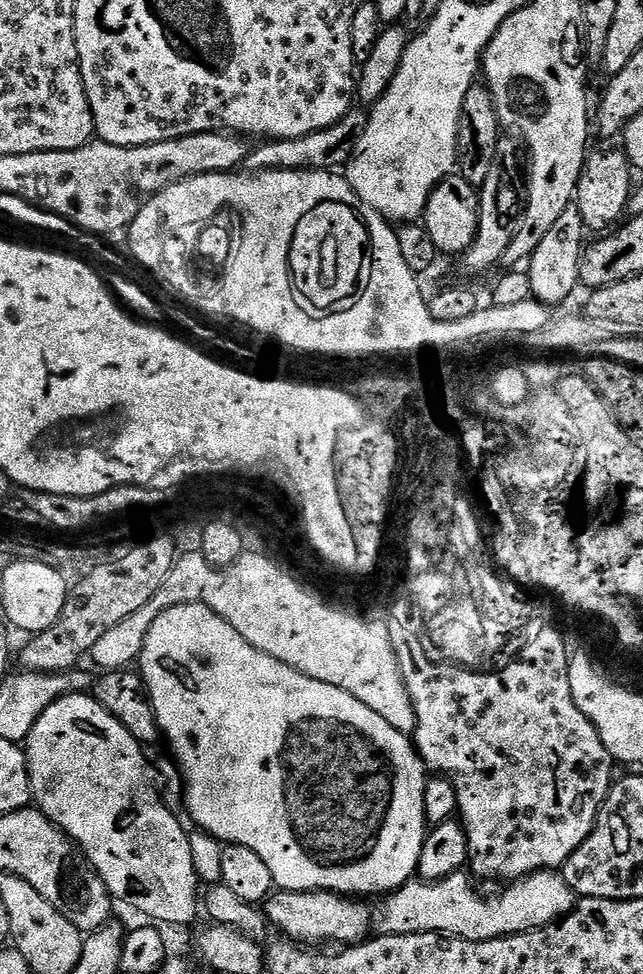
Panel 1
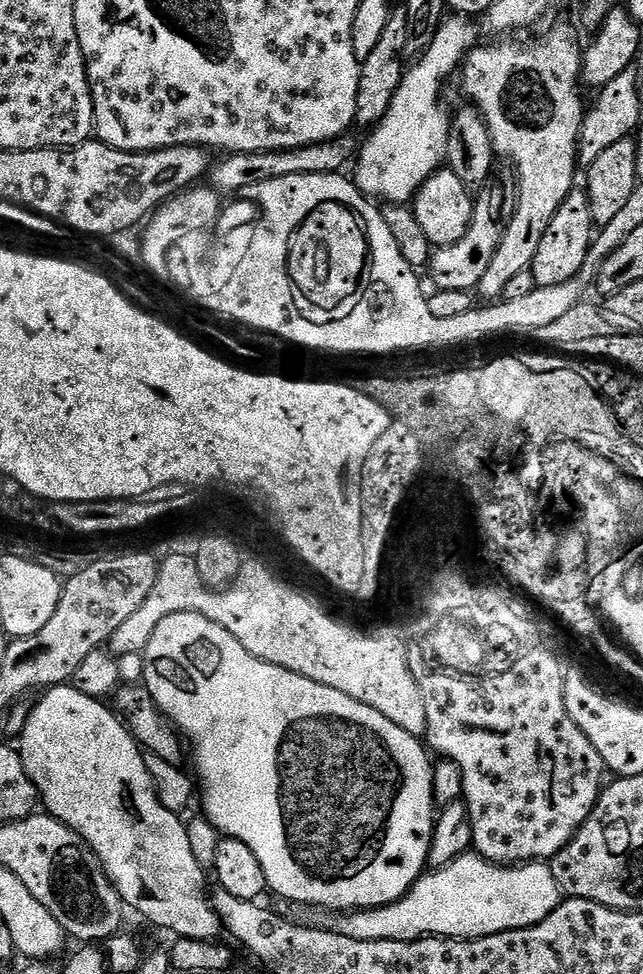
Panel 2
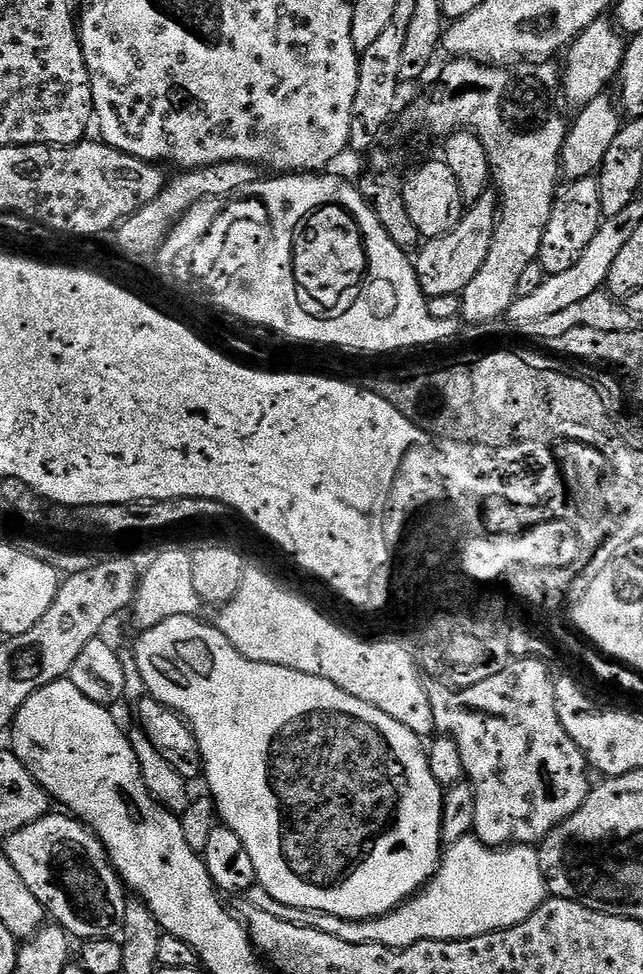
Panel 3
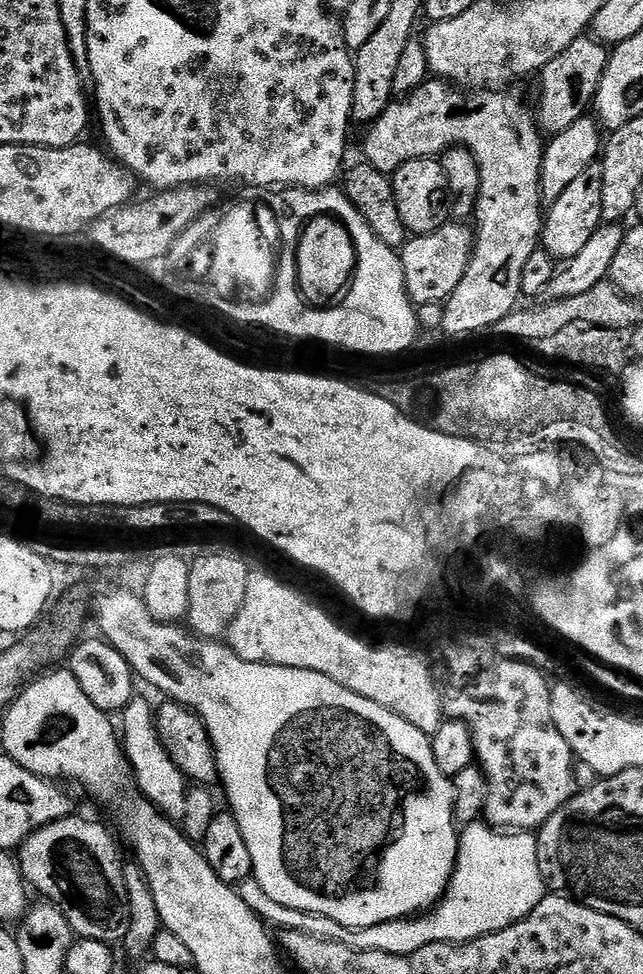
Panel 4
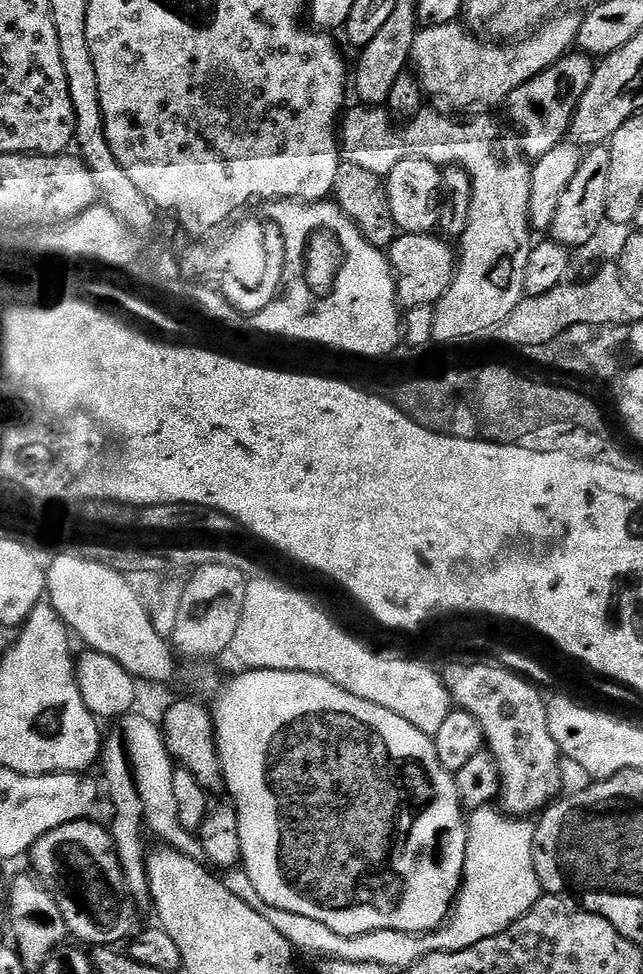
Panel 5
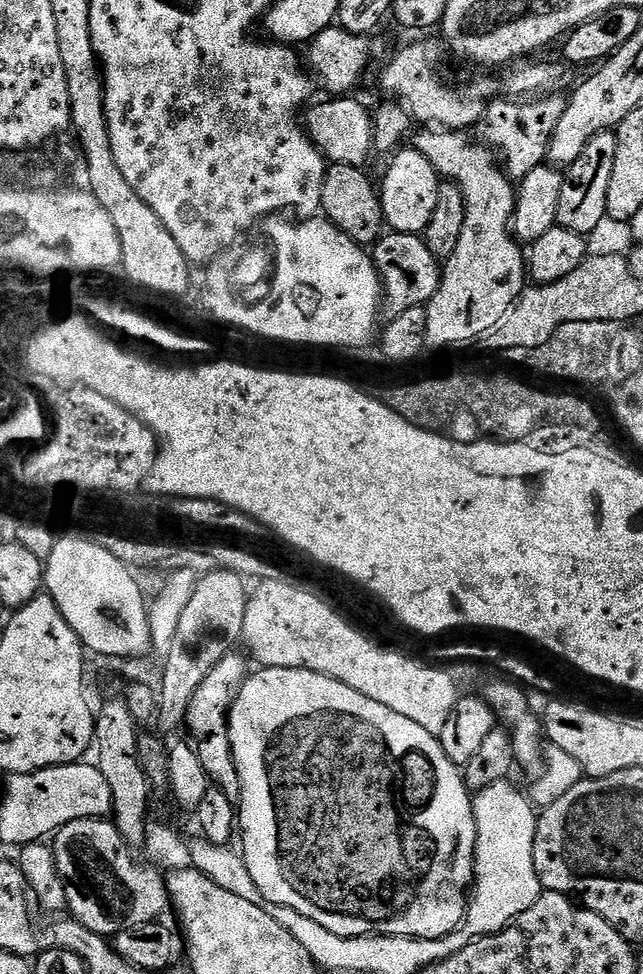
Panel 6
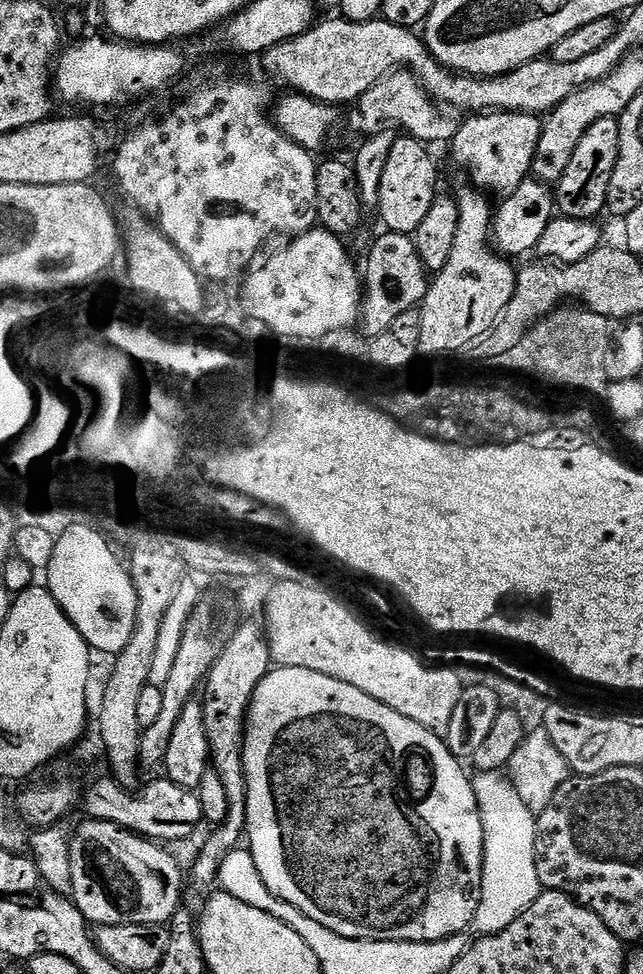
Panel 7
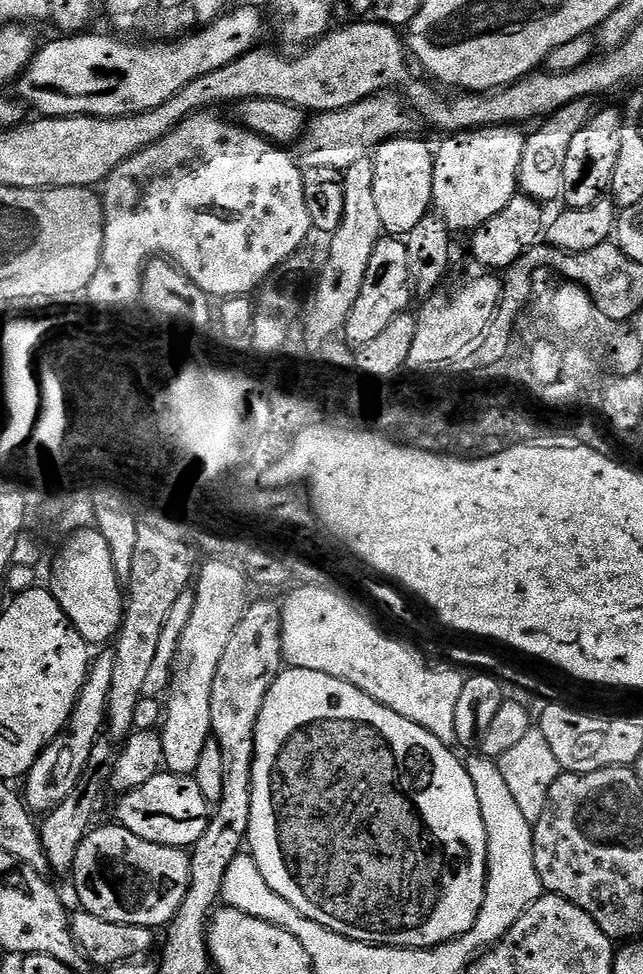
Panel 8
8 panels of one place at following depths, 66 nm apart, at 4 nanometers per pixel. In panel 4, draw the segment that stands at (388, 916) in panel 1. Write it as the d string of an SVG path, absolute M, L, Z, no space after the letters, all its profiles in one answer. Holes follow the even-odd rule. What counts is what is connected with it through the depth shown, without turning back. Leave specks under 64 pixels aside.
M477 822L463 825L456 869L440 903L406 920L391 920L369 928L343 928L325 916L290 910L290 906L274 902L254 878L243 880L238 891L254 915L269 925L277 924L277 929L314 934L354 950L382 950L386 954L409 956L434 942L465 944L467 940L506 930L514 922L525 920L530 910L542 902L546 885L538 866L536 837L531 831L512 830L505 834L487 822Z

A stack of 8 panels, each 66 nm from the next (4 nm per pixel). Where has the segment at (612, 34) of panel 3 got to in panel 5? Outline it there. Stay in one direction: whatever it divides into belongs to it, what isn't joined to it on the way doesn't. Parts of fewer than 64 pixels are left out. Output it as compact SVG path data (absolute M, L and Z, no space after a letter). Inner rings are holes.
M572 50L545 72L530 78L507 96L507 119L518 129L526 155L538 158L554 150L554 146L565 143L578 102L582 102L582 94L586 94L586 86L590 86L590 78L594 78L595 69L593 57Z

